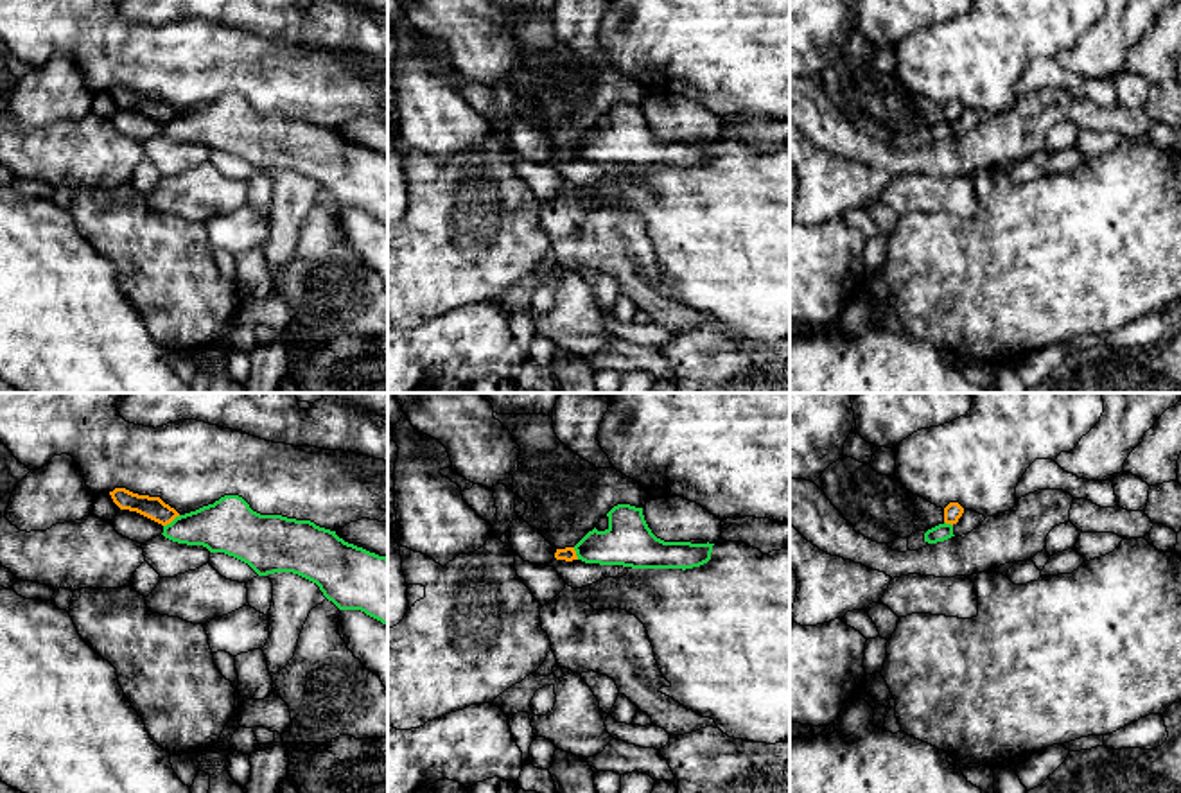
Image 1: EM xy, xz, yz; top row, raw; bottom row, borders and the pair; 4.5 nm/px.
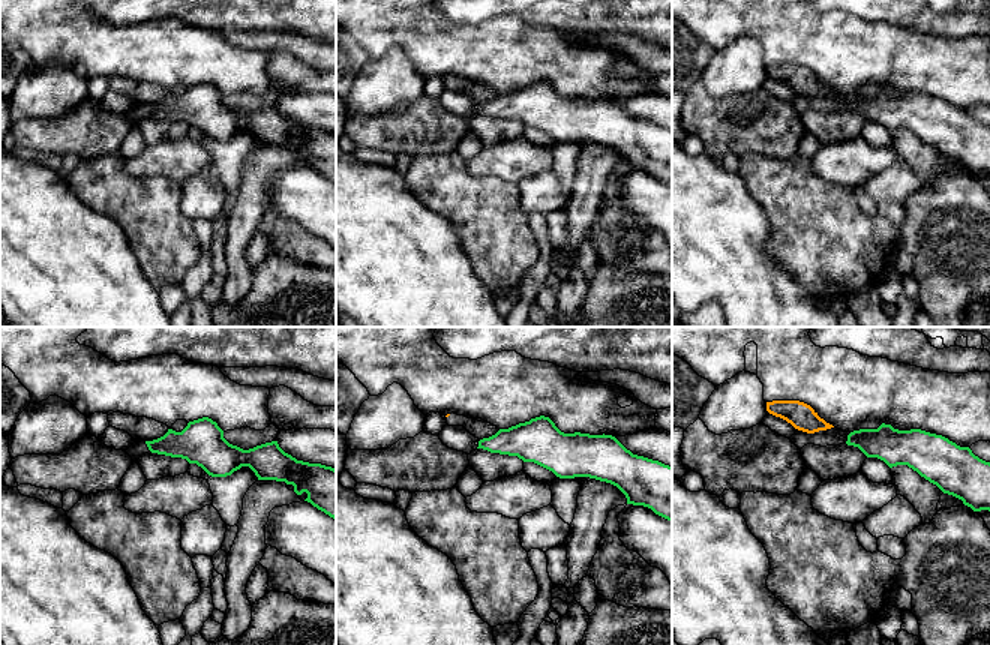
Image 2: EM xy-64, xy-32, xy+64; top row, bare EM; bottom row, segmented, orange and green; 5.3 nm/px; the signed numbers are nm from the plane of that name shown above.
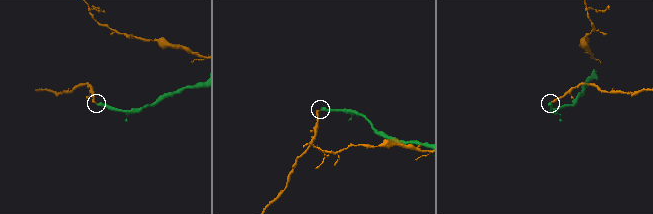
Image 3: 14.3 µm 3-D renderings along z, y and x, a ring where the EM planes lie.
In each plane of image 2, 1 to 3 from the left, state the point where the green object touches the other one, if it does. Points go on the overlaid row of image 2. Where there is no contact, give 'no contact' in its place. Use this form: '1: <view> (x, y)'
1: no contact
2: no contact
3: no contact

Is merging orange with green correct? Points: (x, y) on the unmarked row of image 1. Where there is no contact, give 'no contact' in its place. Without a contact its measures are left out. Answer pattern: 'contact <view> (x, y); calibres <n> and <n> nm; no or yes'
contact xy (171, 119); calibres 100 and 240 nm; no

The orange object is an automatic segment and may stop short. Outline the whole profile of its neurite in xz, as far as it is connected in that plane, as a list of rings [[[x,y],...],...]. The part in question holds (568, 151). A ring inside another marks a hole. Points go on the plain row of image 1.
[[[497,13],[494,16],[510,29],[521,45],[519,68],[513,72],[513,92],[521,95],[528,108],[521,115],[556,145],[555,156],[578,158],[574,144],[596,126],[617,102],[643,106],[646,88],[616,66],[596,66],[567,47],[555,32],[553,16],[546,13]]]

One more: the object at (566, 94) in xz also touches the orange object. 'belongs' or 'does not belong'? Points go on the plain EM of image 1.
belongs

